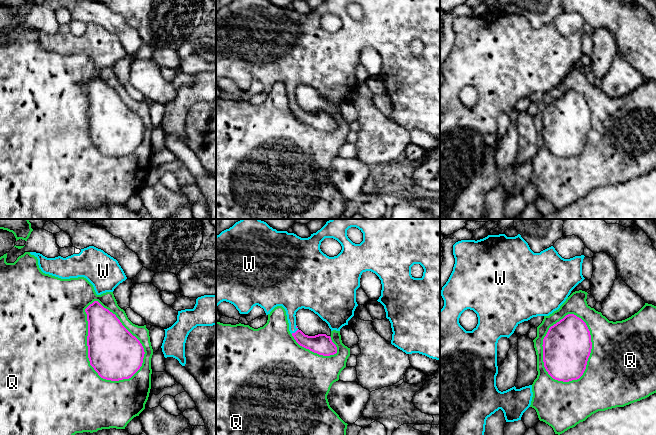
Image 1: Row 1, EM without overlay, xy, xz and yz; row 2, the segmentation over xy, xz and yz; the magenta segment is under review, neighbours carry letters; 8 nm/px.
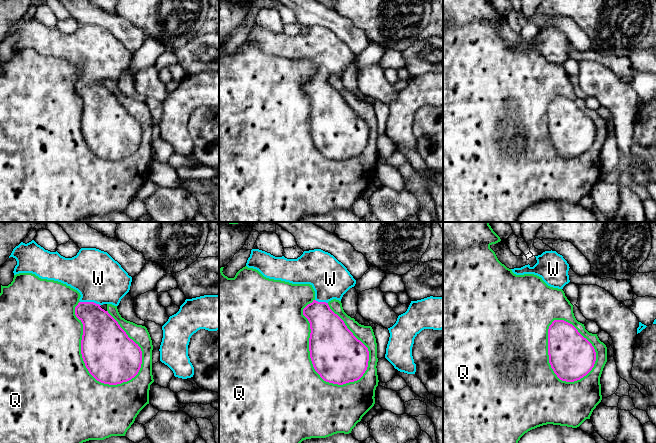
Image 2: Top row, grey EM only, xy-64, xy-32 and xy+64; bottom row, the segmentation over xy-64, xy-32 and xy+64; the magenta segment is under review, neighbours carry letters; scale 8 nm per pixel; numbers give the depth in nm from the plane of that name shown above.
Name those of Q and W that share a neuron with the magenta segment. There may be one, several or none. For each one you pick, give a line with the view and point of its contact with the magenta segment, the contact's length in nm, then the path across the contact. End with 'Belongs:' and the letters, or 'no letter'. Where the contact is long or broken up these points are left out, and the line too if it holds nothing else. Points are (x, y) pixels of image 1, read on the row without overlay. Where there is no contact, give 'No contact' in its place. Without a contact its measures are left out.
W: Touches magenta at xz (297, 106). Shared border 80 nm. Path across: xz (321, 120), (307, 118), (297, 106), (292, 101), (292, 76)
Belongs: W

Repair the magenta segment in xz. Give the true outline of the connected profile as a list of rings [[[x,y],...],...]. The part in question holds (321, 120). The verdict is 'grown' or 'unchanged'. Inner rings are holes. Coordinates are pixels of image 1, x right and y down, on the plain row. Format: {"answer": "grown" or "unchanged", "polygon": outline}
{"answer": "grown", "polygon": [[[234,0],[216,12],[216,82],[226,77],[233,80],[240,90],[248,90],[258,81],[266,91],[275,83],[282,82],[296,118],[323,132],[336,130],[336,121],[326,110],[305,111],[296,101],[296,88],[309,85],[325,97],[331,107],[340,107],[354,92],[358,82],[356,66],[360,63],[362,49],[366,47],[375,49],[381,56],[381,72],[377,77],[384,82],[386,94],[391,99],[391,120],[406,130],[419,129],[440,136],[440,0],[325,0],[308,14],[277,7],[268,0]],[[351,3],[363,9],[360,20],[348,14],[347,6]],[[325,14],[333,14],[341,20],[342,26],[337,32],[329,33],[321,27],[320,21]],[[414,40],[423,43],[421,54],[411,51]]]}

